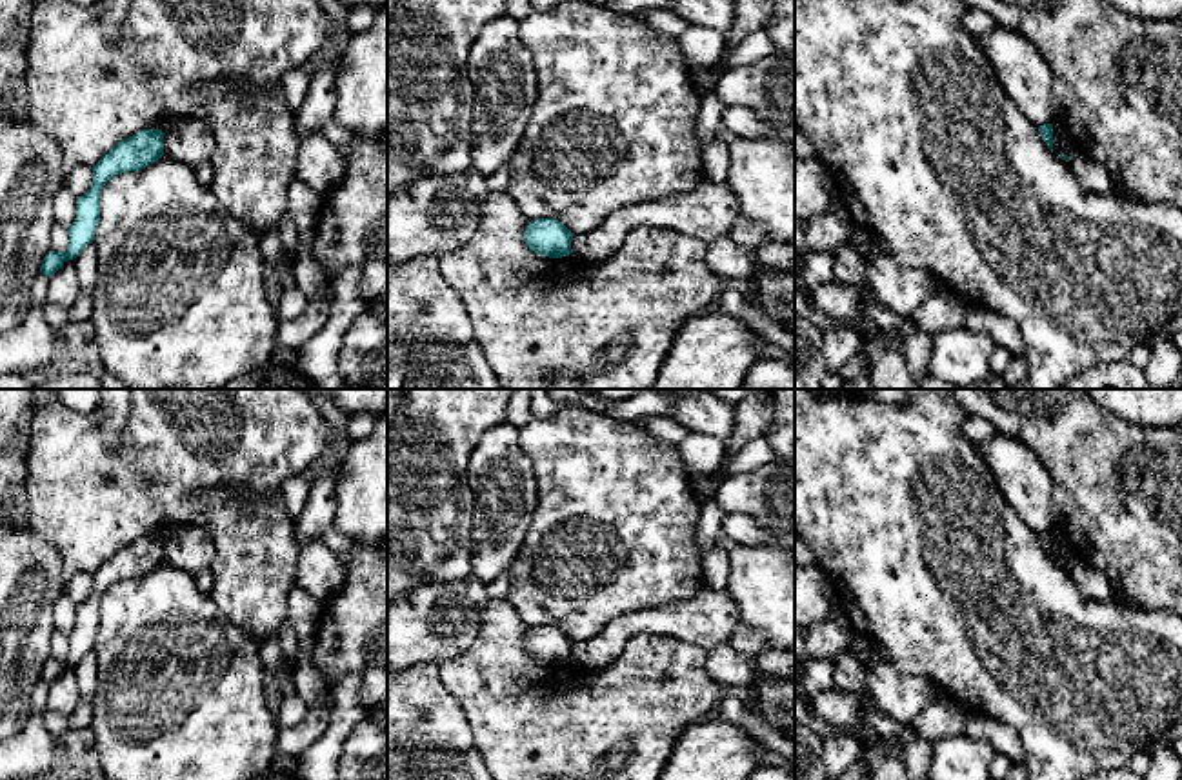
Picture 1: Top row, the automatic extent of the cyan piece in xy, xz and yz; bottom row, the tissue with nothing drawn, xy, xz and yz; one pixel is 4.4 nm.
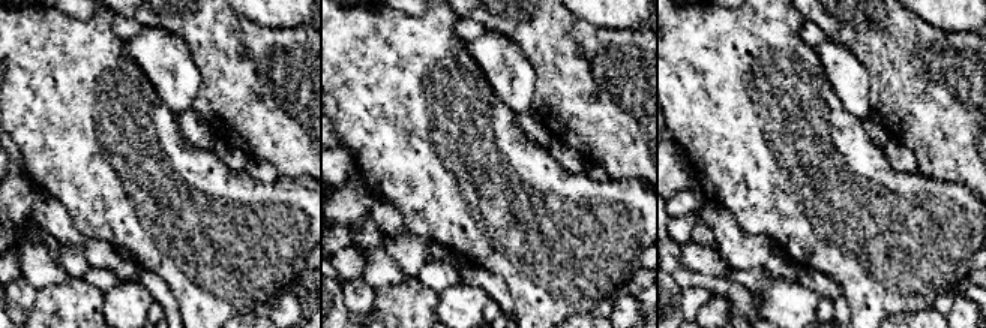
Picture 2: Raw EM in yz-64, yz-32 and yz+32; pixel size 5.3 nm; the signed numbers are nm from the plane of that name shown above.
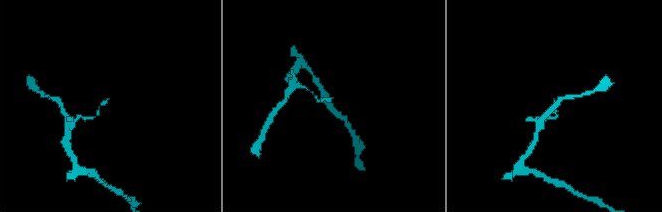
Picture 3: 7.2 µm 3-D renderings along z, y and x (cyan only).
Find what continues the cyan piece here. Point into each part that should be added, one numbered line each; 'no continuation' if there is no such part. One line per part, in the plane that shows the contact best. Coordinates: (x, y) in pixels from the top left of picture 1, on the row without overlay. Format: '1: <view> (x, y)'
no continuation

